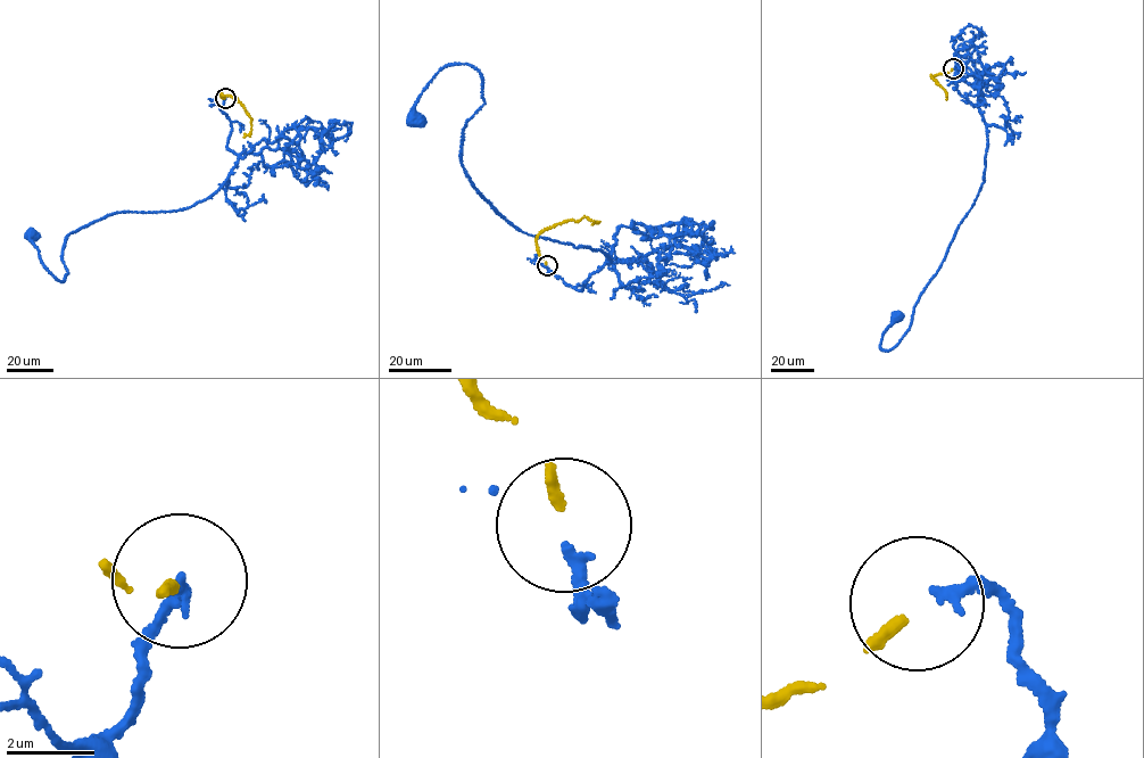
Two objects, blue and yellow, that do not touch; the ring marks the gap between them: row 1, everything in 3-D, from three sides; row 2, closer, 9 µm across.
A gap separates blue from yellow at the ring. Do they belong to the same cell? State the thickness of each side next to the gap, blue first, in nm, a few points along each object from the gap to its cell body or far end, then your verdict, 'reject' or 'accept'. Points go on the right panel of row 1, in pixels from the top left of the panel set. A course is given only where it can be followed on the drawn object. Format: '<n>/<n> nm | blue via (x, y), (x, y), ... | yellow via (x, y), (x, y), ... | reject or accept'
240/260 nm | blue via (954, 67), (981, 79), (984, 182), (910, 329), (885, 351), (883, 332), (898, 316) | yellow via (953, 68), (931, 76), (945, 92), (946, 100) | accept

